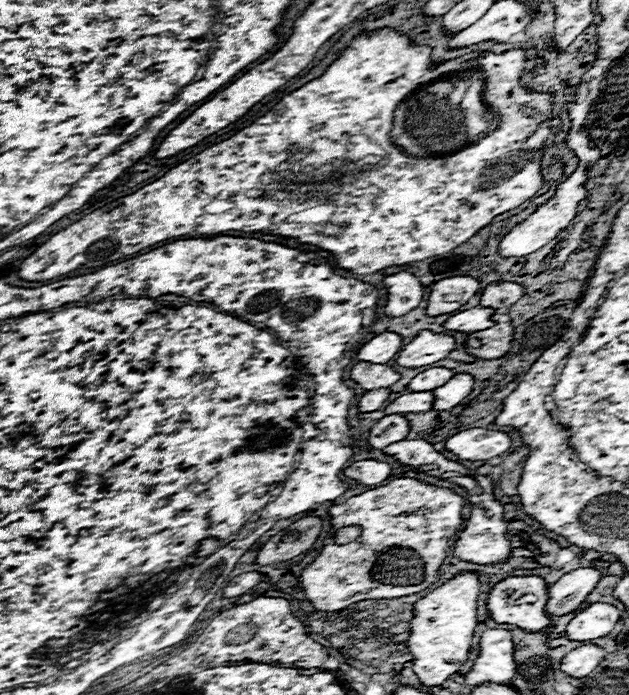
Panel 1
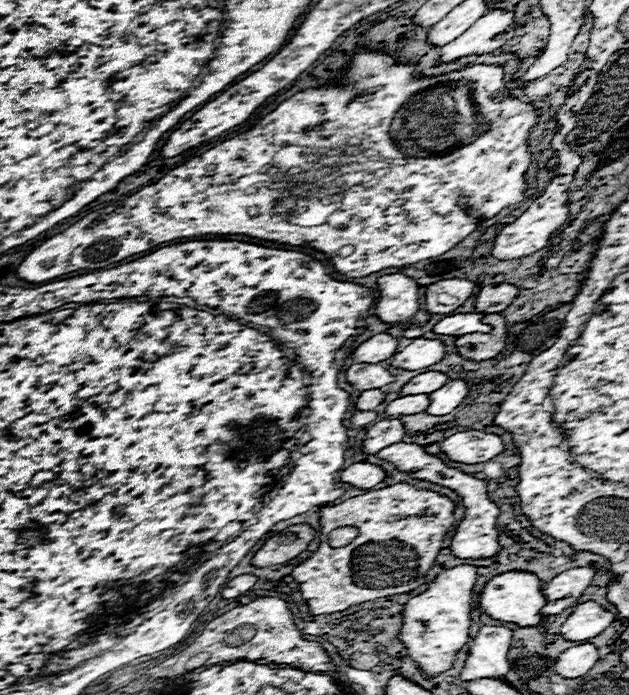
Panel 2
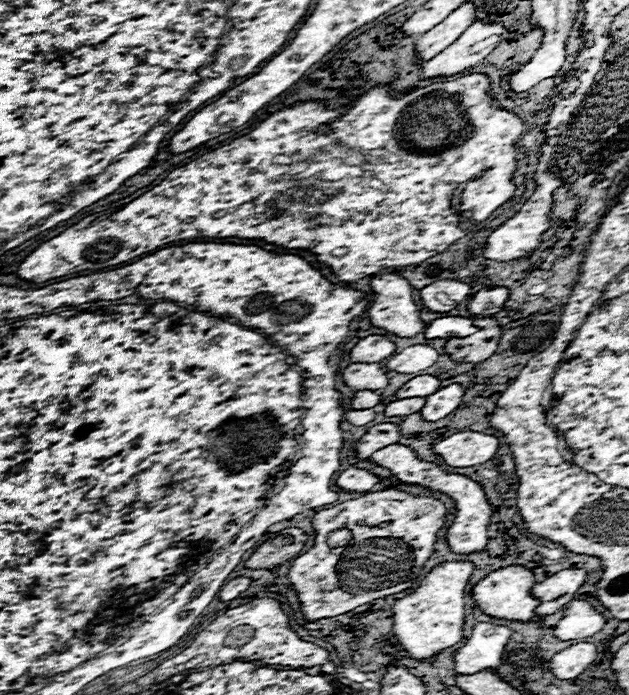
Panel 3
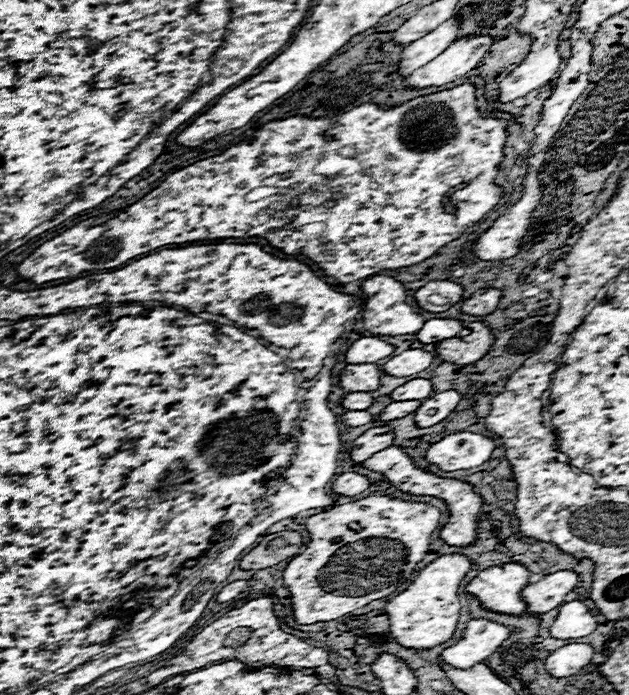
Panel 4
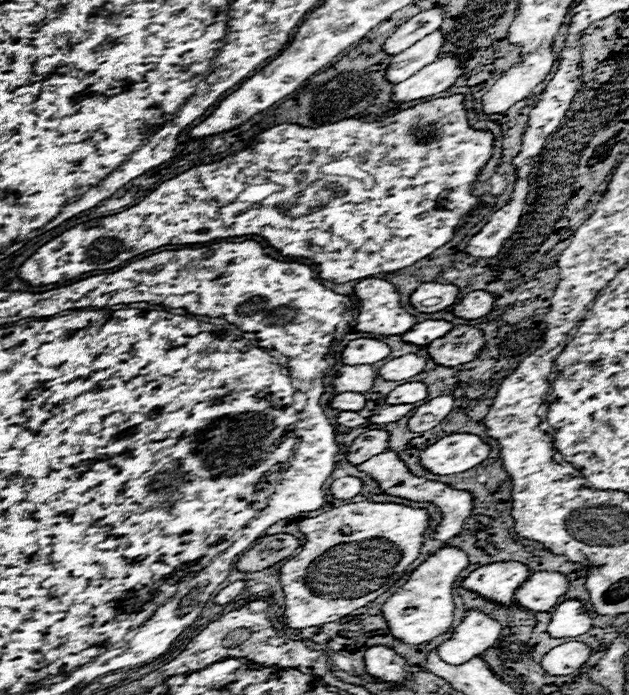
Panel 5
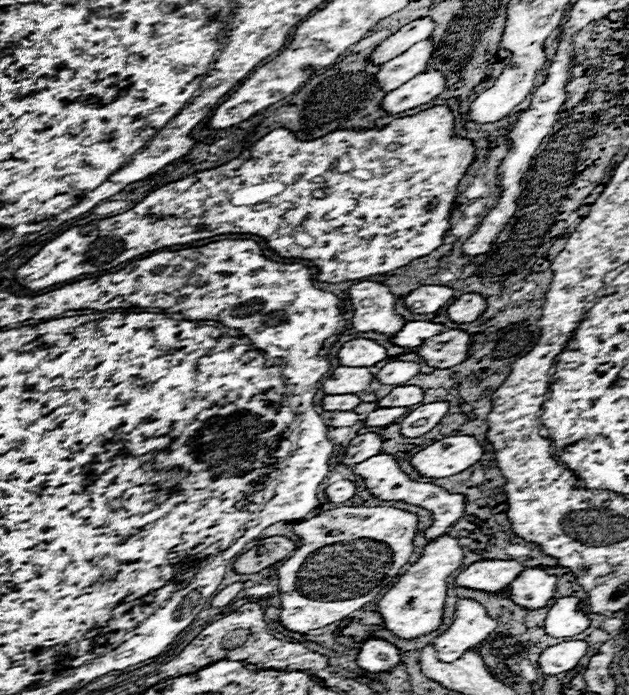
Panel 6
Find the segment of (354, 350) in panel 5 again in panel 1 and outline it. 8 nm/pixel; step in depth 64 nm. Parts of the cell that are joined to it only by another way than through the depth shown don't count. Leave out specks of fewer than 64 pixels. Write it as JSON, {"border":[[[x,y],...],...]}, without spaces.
{"border":[[[384,332],[366,342],[358,350],[358,360],[362,362],[390,362],[402,350],[402,336],[396,332]]]}

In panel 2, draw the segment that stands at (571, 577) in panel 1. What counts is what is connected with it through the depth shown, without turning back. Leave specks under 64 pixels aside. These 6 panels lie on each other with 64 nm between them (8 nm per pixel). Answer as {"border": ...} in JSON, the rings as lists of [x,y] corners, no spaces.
{"border":[[[572,568],[558,574],[554,580],[544,584],[542,592],[546,596],[546,606],[540,610],[544,616],[560,614],[566,608],[578,604],[584,590],[592,584],[596,570],[592,568]]]}

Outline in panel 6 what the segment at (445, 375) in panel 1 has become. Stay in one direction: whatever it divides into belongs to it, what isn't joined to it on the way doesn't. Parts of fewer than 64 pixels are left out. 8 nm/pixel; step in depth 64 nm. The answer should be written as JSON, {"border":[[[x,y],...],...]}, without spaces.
{"border":[[[398,386],[390,394],[386,394],[382,400],[378,400],[378,404],[382,408],[394,408],[396,404],[412,406],[422,400],[424,400],[424,390],[420,386]]]}

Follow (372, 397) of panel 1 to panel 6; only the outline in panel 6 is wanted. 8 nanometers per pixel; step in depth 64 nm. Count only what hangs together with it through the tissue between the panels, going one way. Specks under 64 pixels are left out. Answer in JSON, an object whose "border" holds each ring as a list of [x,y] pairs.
{"border":[[[344,394],[344,396],[326,396],[322,400],[322,408],[324,410],[342,410],[342,412],[348,412],[348,410],[354,410],[362,400],[358,396],[352,396],[352,394]]]}

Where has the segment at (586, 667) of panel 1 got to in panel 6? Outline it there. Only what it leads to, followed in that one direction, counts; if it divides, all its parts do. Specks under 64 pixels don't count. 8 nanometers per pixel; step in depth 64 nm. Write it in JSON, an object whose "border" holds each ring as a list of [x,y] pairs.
{"border":[[[568,640],[546,648],[538,658],[538,666],[546,676],[566,674],[578,666],[578,662],[582,660],[582,656],[586,656],[586,652],[588,644],[584,640]]]}

